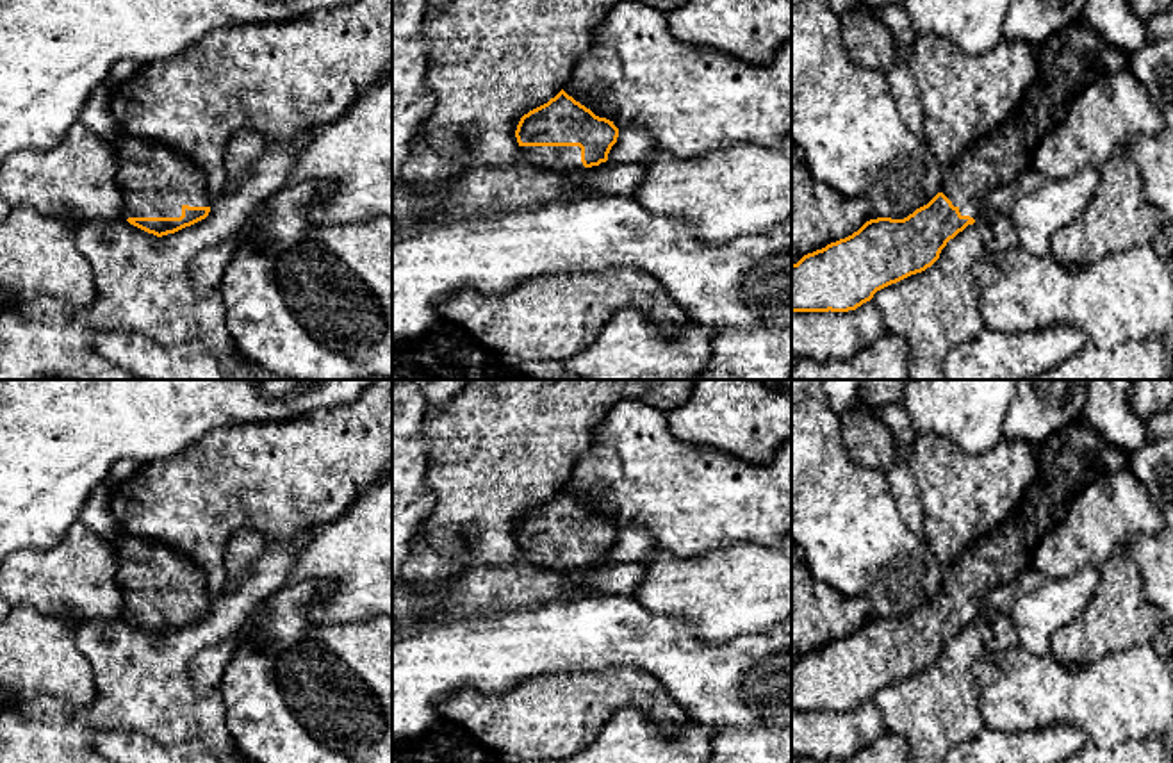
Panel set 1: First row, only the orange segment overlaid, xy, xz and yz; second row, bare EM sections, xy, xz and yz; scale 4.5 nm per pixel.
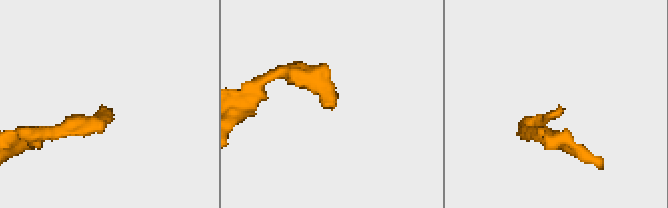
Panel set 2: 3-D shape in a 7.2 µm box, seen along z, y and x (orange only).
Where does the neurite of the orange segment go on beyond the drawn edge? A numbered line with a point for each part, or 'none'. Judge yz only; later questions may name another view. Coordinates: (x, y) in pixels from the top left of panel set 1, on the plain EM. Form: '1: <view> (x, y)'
1: yz (1074, 457)

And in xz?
1: xz (565, 560)

